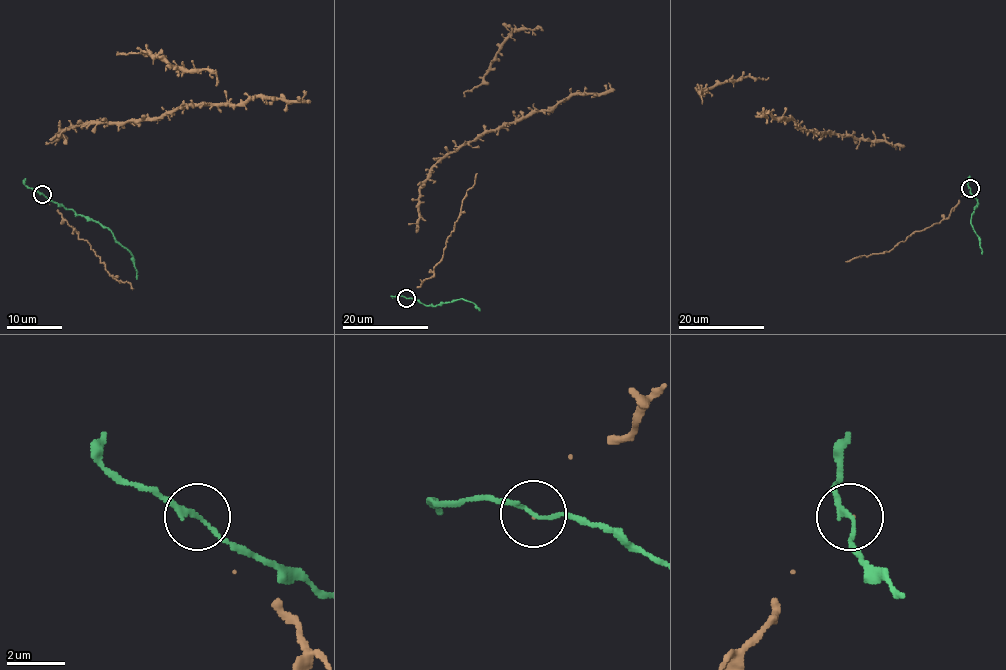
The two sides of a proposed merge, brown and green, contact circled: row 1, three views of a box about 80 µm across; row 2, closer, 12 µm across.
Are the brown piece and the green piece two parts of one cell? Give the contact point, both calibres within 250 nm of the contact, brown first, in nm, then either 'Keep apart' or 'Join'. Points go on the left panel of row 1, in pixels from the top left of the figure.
Place: (42, 194). Thickness 20 nm (brown) against 140 nm. Keep apart

